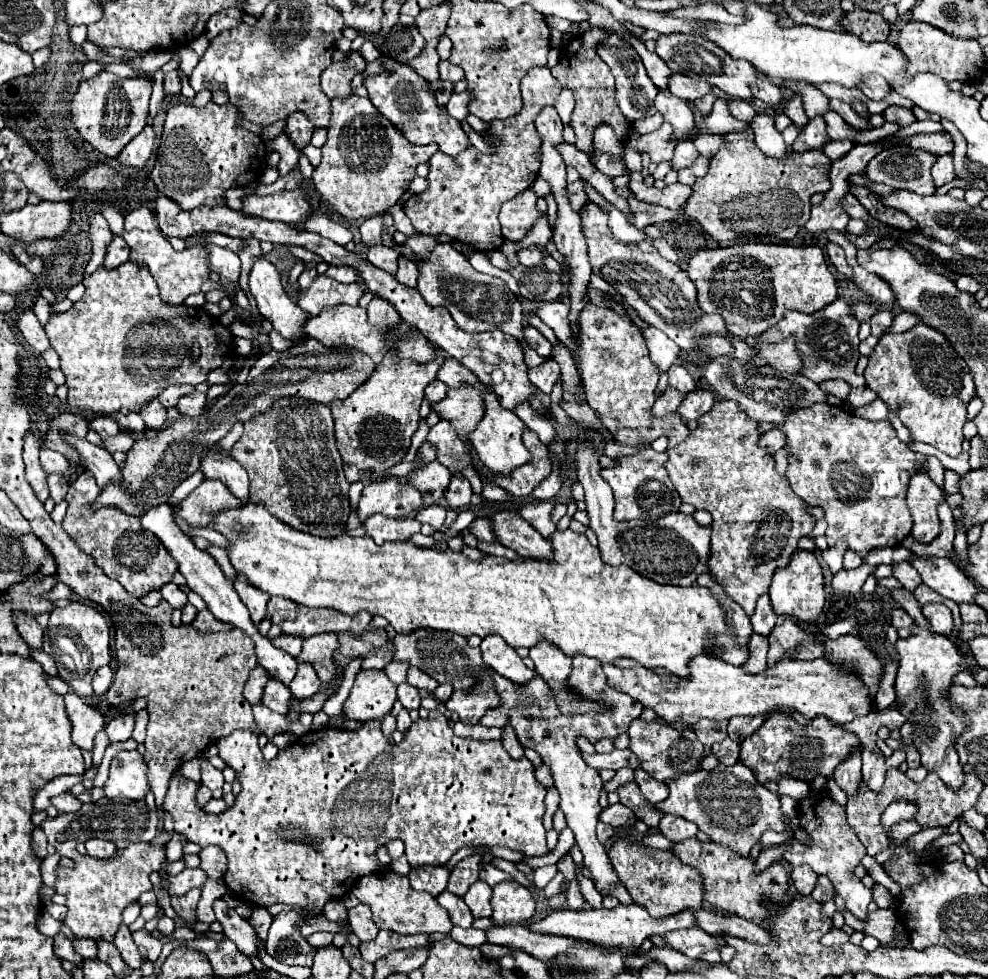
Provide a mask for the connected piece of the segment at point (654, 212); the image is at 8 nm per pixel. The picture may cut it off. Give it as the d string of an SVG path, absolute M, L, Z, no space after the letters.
M634 195L628 197L628 205L630 205L630 213L634 215L632 225L638 227L638 229L644 229L648 225L662 225L662 223L680 221L686 215L684 209L672 211L672 209L666 209L666 207L660 207L660 205L650 205L650 203L636 199Z

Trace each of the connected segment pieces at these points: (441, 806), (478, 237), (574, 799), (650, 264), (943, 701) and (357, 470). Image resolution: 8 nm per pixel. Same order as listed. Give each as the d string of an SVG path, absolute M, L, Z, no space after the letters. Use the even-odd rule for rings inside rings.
M432 711L428 715L428 719L418 719L412 723L412 727L406 731L404 741L400 745L392 745L380 731L380 721L366 721L366 725L358 731L342 731L342 729L320 729L320 731L312 731L306 733L302 737L296 739L296 743L292 743L290 747L282 749L274 761L264 761L262 751L258 749L258 741L256 741L256 733L252 731L232 731L228 737L218 740L216 743L220 757L224 759L228 766L234 769L242 781L242 791L236 797L236 803L232 807L228 807L224 813L220 815L212 815L206 813L204 809L200 809L196 805L196 791L198 785L192 781L180 781L178 775L172 777L170 781L170 789L168 789L168 797L164 799L164 809L168 813L172 813L174 817L174 825L176 831L182 833L188 841L206 847L206 845L216 845L226 853L228 859L228 871L224 875L224 883L226 887L234 893L234 897L238 901L250 901L254 905L260 907L272 907L278 903L284 905L298 905L302 909L308 909L312 915L322 915L322 909L326 905L326 901L340 899L344 897L350 887L354 885L356 879L360 879L362 875L370 875L372 871L382 869L382 863L376 859L376 849L386 845L392 839L400 839L400 837L418 837L418 865L446 865L450 861L450 857L462 849L462 847L478 847L478 845L502 845L502 847L510 847L516 851L526 853L528 857L534 855L546 855L548 847L546 847L546 829L542 825L542 817L544 817L544 787L536 781L534 777L534 765L522 757L522 759L512 759L500 741L476 741L470 737L458 737L454 735L452 727L448 725L446 717L440 711Z
M536 67L528 71L520 89L524 101L522 111L510 119L490 123L490 135L494 137L486 139L496 145L494 155L482 155L474 147L468 147L458 157L448 157L442 153L432 155L428 161L430 173L426 177L428 189L420 195L412 195L404 203L404 213L420 233L450 231L456 233L450 237L474 247L476 251L492 251L504 243L498 211L502 203L532 187L534 179L538 177L540 161L536 151L540 149L542 141L536 133L534 119L542 107L554 105L558 93L562 91L560 83L550 75L548 67Z
M576 655L572 659L572 677L568 679L568 685L576 693L580 693L582 697L588 697L588 699L594 699L594 701L600 701L600 703L608 705L608 711L602 713L602 715L586 713L586 715L556 715L556 717L550 717L550 687L540 677L534 677L528 685L522 685L522 689L520 689L512 681L500 677L492 669L486 671L486 673L490 677L494 677L496 691L502 697L502 701L504 699L516 699L518 701L518 705L514 701L514 707L508 707L504 703L502 707L498 707L498 711L502 711L502 713L510 711L512 713L508 723L514 727L522 747L530 745L542 757L542 761L550 767L552 777L554 777L554 787L560 793L560 809L566 815L568 827L574 831L576 845L580 847L580 851L584 855L584 865L590 869L590 873L594 877L594 883L596 883L596 889L606 891L610 887L614 887L616 883L620 883L620 879L618 879L604 847L596 839L596 823L600 821L600 813L602 813L602 807L598 803L600 789L602 789L602 779L598 777L598 771L592 769L590 765L586 765L586 761L582 759L582 755L576 747L576 737L586 735L590 743L596 743L600 739L606 739L606 737L614 739L620 733L626 733L630 723L636 717L640 717L640 713L644 709L642 703L634 701L632 697L628 697L620 691L610 689L606 685L606 675L602 671L600 661L592 659L592 657L586 657L586 655ZM534 715L546 715L546 719L538 719Z
M588 203L582 213L582 231L588 245L590 265L598 277L604 277L624 297L628 307L632 307L648 325L664 331L682 351L690 351L696 337L714 333L728 335L720 315L708 315L698 307L696 287L688 279L688 273L676 263L660 257L660 253L652 247L650 237L636 245L622 243L612 235L606 221L608 213L594 203Z
M912 627L912 635L896 643L900 653L900 667L896 677L896 697L902 703L898 709L906 717L900 733L902 739L912 739L922 755L922 767L936 771L948 789L964 785L964 771L954 749L956 737L966 729L964 715L956 715L950 707L948 689L950 679L966 667L966 657L956 649L954 641L944 635L934 635L928 629Z
M436 349L436 355L436 361L428 365L420 365L408 359L396 363L394 357L386 357L382 365L374 369L364 387L358 387L358 391L354 391L344 401L330 403L336 425L336 447L342 457L344 475L350 483L378 479L380 475L384 475L386 469L404 459L410 447L410 439L418 429L418 411L424 389L436 379L436 373L444 363L446 353L442 349Z

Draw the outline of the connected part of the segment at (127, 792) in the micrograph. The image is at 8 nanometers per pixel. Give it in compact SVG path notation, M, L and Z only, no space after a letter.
M120 751L110 763L110 775L104 783L104 795L108 799L126 797L126 799L144 799L150 791L146 779L146 765L138 751Z

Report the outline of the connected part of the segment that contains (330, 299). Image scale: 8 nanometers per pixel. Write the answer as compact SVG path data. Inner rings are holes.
M318 275L306 291L298 289L298 305L310 315L318 315L324 307L332 307L340 303L358 305L362 293L364 289L358 283L344 285L344 283L336 283L334 279L328 279L326 275Z

